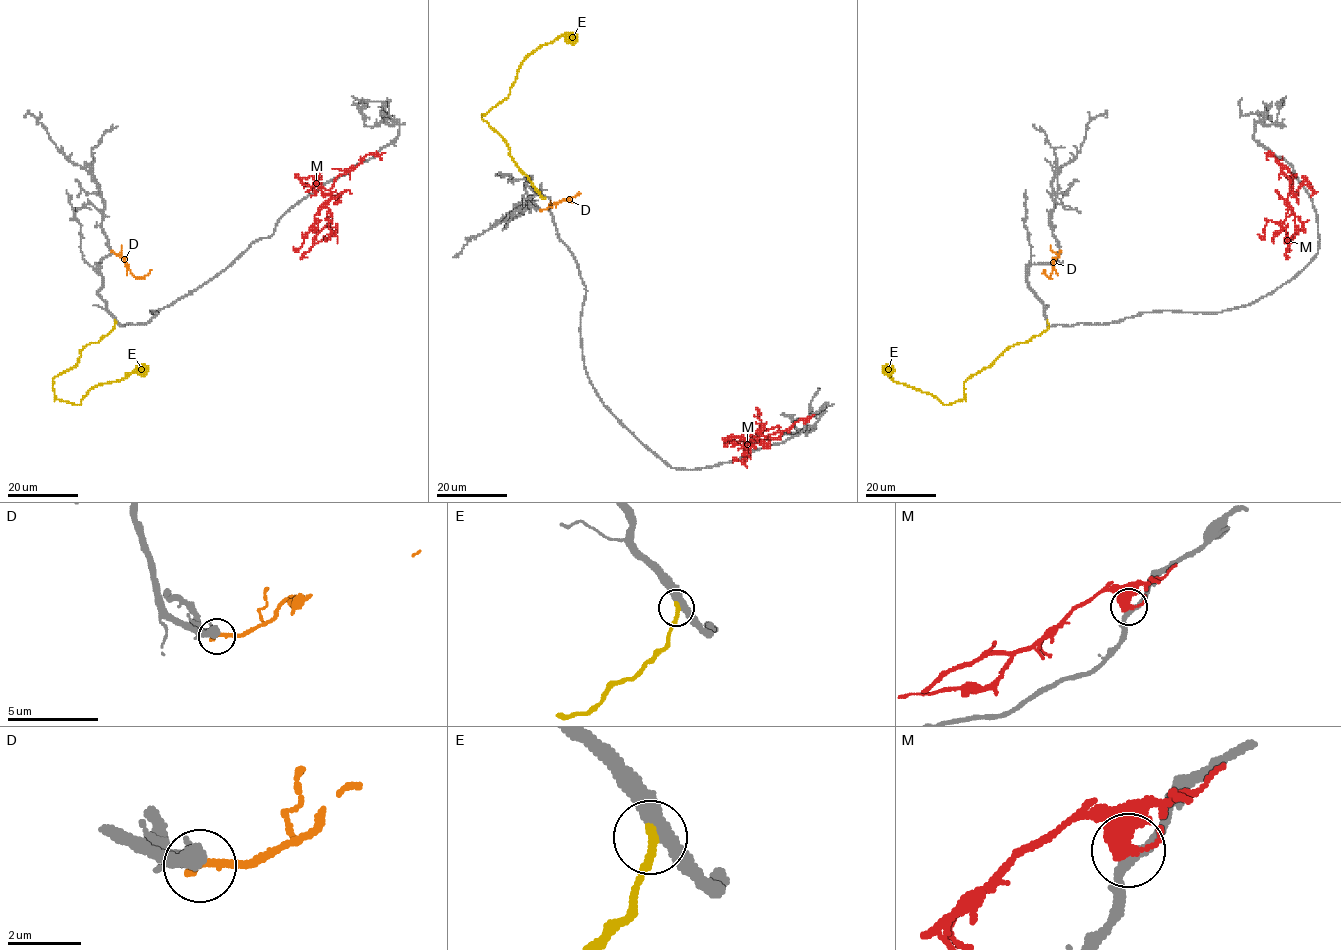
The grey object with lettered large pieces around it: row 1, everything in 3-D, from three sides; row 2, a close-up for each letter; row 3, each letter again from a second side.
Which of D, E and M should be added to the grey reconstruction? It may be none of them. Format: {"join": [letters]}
{"join": ["E"]}

